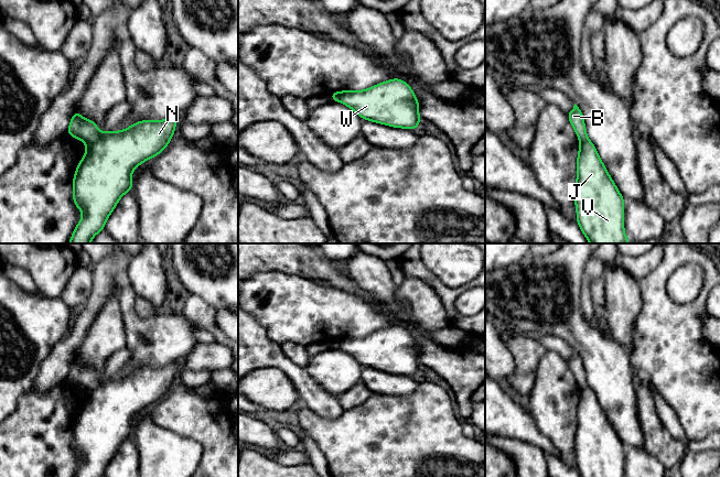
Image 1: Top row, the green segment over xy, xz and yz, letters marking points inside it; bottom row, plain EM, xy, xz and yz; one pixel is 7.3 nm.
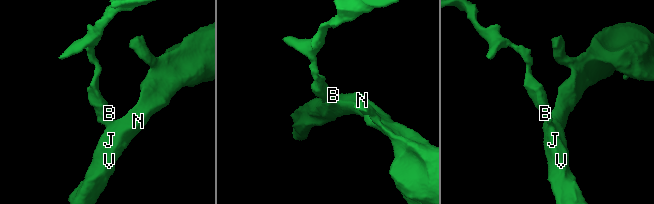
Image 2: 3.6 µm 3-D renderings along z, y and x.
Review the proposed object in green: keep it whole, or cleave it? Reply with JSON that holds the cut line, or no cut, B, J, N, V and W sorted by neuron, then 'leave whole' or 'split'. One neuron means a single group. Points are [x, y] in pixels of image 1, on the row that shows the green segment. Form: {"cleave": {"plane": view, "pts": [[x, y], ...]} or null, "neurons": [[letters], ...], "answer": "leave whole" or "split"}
{"cleave": {"plane": "xy", "pts": [[103, 133], [87, 148]]}, "neurons": [["B"], ["J", "N", "V", "W"]], "answer": "split"}

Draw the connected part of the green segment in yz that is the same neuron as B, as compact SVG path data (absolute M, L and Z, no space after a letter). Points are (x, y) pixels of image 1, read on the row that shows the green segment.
M576 104L572 110L569 113L567 113L567 117L570 123L572 124L580 143L589 140L587 135L587 131L585 131L585 123L583 120L583 115L580 108Z

